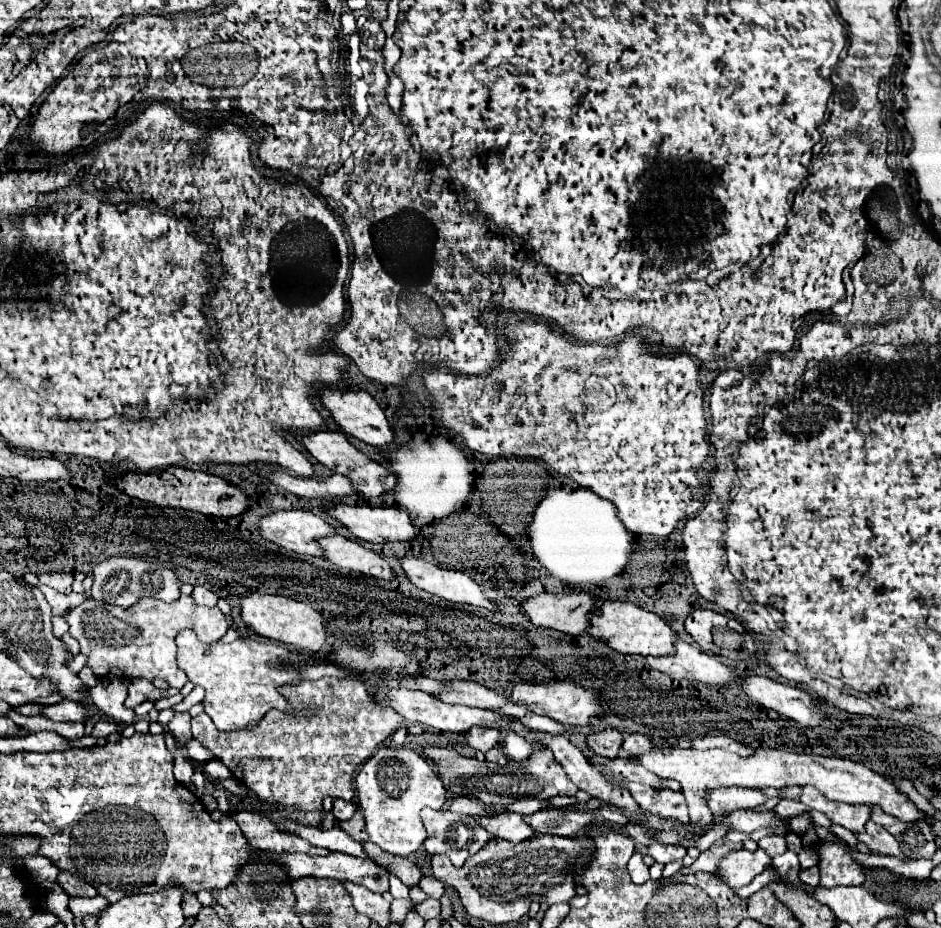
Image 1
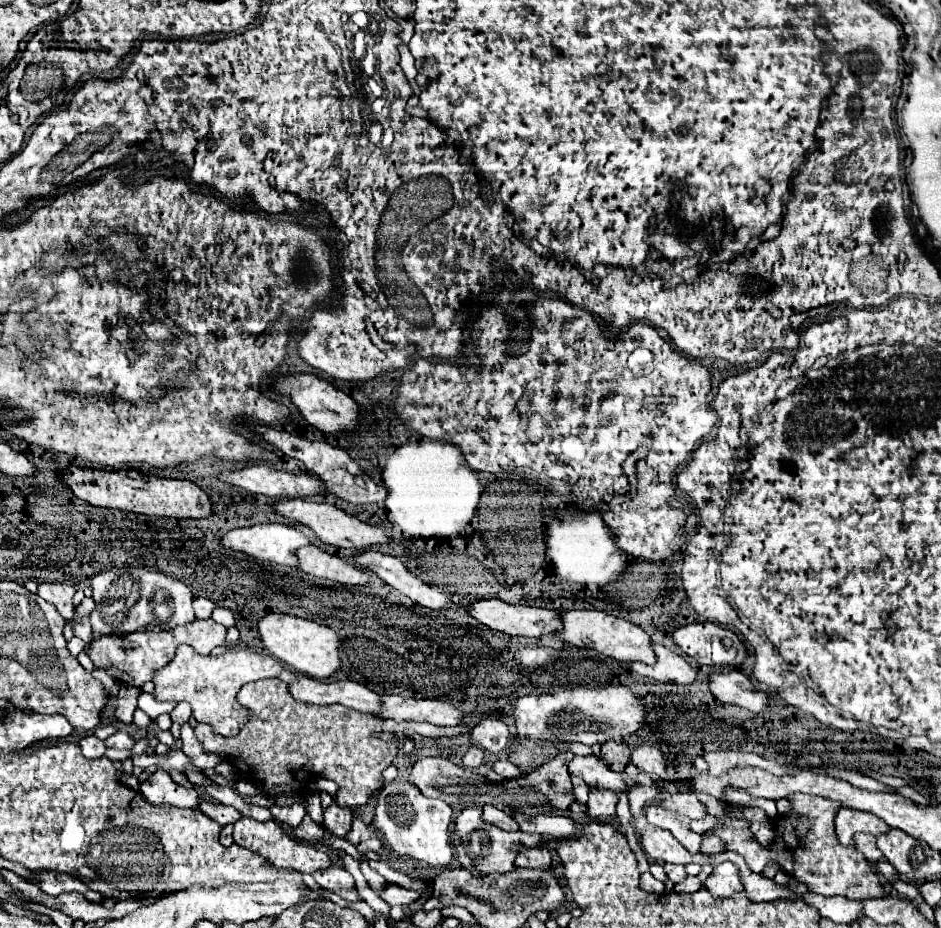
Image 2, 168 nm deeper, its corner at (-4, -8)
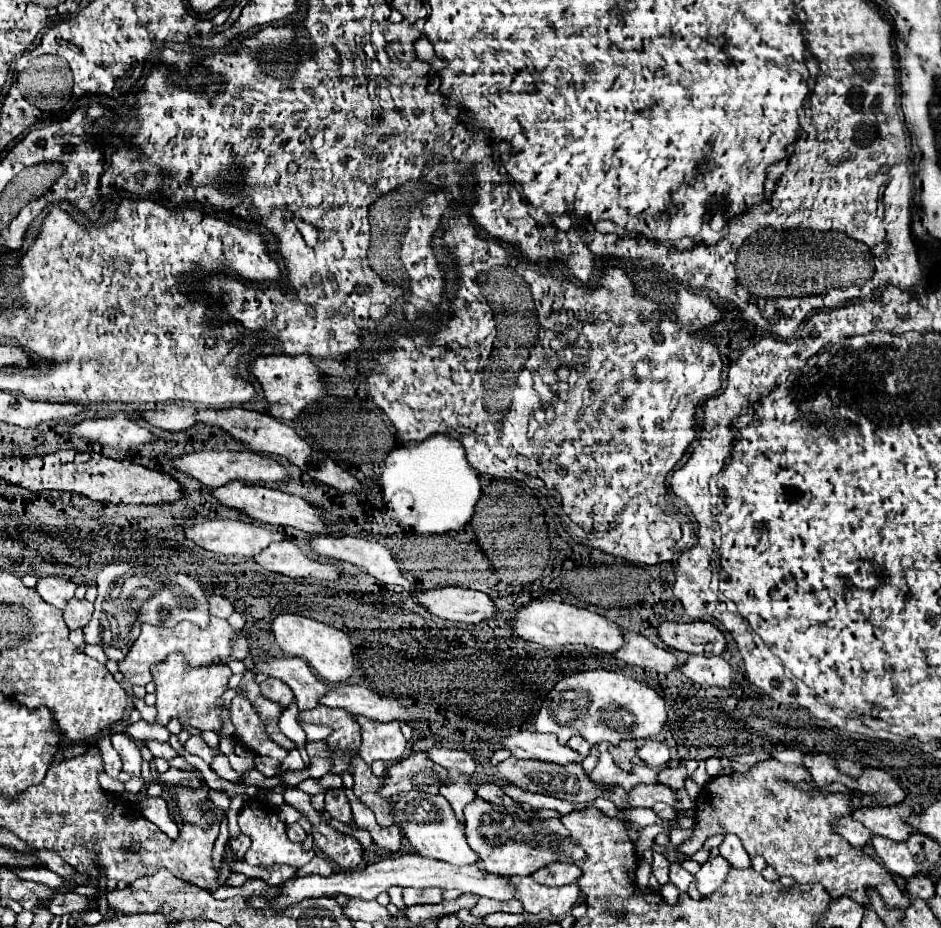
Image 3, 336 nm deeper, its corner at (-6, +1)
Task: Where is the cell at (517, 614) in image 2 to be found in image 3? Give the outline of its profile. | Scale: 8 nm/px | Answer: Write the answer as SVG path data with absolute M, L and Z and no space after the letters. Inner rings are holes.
M439 587L429 591L415 591L413 597L433 615L451 621L481 623L497 613L497 607L489 595L465 587Z

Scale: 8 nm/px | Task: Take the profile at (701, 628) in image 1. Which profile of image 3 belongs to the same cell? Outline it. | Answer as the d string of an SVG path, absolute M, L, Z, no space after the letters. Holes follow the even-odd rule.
M665 621L657 627L659 637L667 647L685 651L689 655L721 655L727 647L727 639L721 629L709 621L691 621L691 623L673 623Z

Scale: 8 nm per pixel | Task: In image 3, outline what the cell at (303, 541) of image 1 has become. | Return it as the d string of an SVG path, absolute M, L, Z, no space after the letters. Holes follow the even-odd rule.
M205 521L205 523L197 523L197 525L189 527L189 529L185 529L185 537L195 541L197 545L205 547L207 551L213 551L213 553L255 557L261 551L265 551L271 543L283 541L285 533L267 529L267 527L257 525L257 523L245 523L245 521Z

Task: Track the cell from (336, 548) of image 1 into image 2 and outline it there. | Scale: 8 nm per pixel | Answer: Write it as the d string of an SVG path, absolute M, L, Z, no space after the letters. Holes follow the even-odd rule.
M303 546L295 552L299 560L299 570L305 574L315 574L319 578L329 580L343 580L343 584L355 586L355 584L367 584L369 574L353 566L349 560L339 558L337 554L327 554L325 550L317 546Z

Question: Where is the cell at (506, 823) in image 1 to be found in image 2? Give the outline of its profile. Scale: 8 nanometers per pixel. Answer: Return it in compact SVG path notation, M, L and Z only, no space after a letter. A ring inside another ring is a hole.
M523 848L515 864L519 868L551 868L551 854L547 848Z

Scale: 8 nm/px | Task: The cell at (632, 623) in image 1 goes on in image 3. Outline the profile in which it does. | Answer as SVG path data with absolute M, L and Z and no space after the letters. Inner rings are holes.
M533 601L531 605L517 611L513 619L509 619L509 625L513 627L513 633L517 637L523 637L527 641L535 641L539 645L545 645L551 649L553 645L567 645L567 643L579 643L587 647L595 647L605 653L615 653L625 645L625 635L621 633L619 625L599 613L593 613L583 607L567 605L567 603L555 603L555 601Z

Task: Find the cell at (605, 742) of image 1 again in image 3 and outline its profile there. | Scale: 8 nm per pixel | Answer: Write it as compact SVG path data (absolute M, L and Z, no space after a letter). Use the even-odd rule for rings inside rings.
M625 739L617 745L609 745L609 753L613 757L613 761L623 769L623 771L631 771L633 767L633 759L637 755L637 741L635 739Z

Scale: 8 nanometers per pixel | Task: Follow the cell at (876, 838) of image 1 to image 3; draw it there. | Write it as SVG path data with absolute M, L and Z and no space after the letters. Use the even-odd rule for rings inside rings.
M851 817L837 821L837 833L841 833L857 849L863 849L867 845L867 841L871 839L871 831L863 823L859 823Z

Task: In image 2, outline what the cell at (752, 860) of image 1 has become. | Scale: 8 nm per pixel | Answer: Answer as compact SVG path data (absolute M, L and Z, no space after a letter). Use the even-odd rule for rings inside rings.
M723 862L723 864L715 866L713 874L703 882L703 886L715 898L727 898L727 896L733 896L737 892L743 892L741 878L737 874L735 864L731 864L731 862Z

